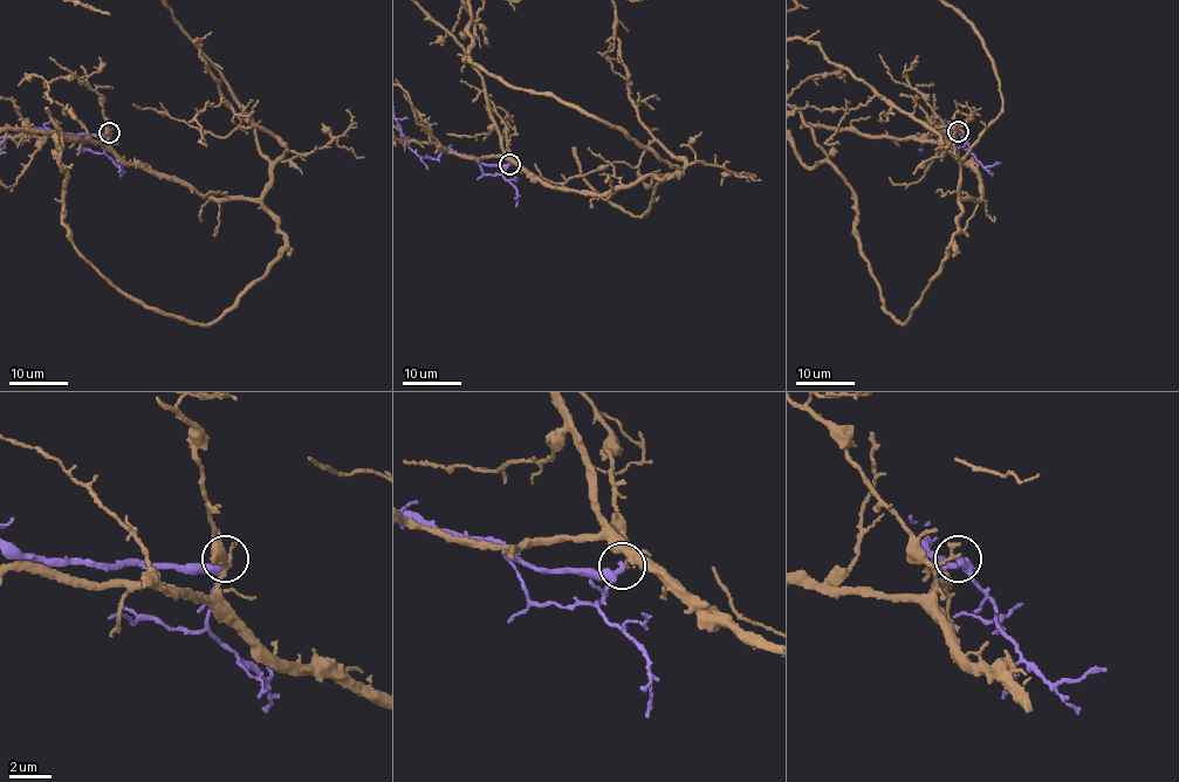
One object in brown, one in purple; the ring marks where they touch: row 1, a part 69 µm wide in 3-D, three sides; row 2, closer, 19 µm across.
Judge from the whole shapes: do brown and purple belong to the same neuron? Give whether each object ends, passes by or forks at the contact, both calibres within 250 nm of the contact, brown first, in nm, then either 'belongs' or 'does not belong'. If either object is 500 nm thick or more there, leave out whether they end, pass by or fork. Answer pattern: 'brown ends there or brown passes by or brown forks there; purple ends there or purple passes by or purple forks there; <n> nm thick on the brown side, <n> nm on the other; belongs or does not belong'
brown ends there; purple passes by; 180 nm thick on the brown side, 240 nm on the other; does not belong

